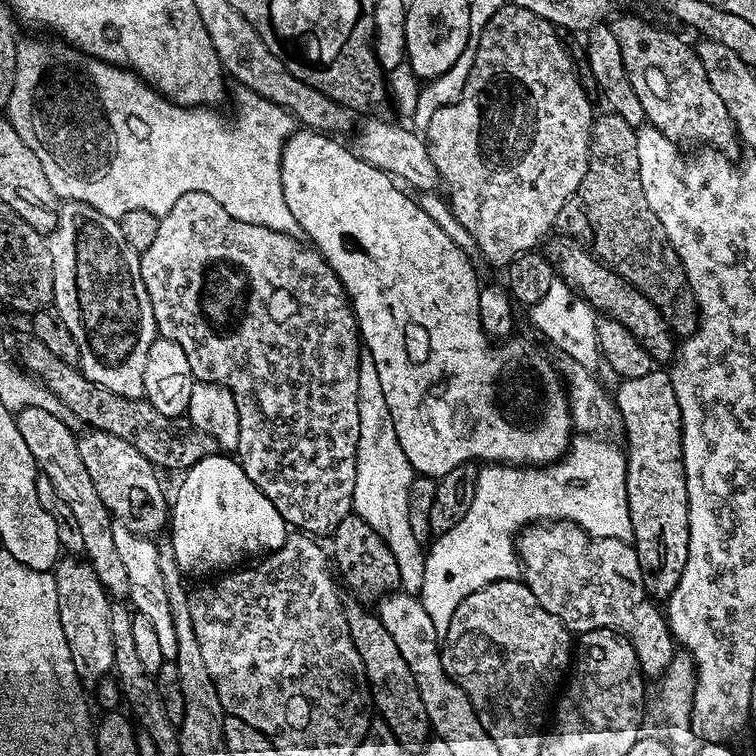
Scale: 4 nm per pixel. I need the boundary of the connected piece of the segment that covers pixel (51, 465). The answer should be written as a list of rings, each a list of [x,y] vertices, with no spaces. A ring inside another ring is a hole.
[[[24,408],[22,411],[15,413],[18,434],[22,434],[22,439],[26,442],[26,447],[30,449],[30,454],[34,454],[34,462],[37,469],[54,482],[54,490],[70,506],[70,514],[74,514],[74,519],[78,521],[78,530],[82,533],[82,546],[86,553],[86,559],[91,564],[94,574],[98,574],[98,582],[108,591],[109,597],[124,598],[128,595],[128,575],[126,566],[122,563],[122,557],[118,555],[118,546],[114,546],[114,530],[112,529],[114,520],[109,515],[108,508],[98,498],[98,490],[94,490],[94,482],[90,482],[90,474],[86,466],[82,466],[82,454],[78,454],[78,436],[72,433],[73,429],[65,424],[54,414],[49,411]]]

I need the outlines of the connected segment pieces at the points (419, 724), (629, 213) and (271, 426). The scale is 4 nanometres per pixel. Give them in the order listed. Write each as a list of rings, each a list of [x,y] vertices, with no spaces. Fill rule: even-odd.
[[[355,598],[343,601],[346,614],[346,626],[350,626],[350,638],[354,638],[354,646],[358,650],[358,658],[362,658],[364,676],[368,679],[368,690],[371,703],[378,711],[379,719],[388,723],[394,738],[402,742],[402,746],[416,750],[428,743],[430,725],[426,706],[422,706],[422,694],[418,694],[418,682],[414,682],[414,674],[410,674],[410,666],[402,659],[394,638],[382,626],[379,615],[375,611],[367,612],[365,605]]]
[[[605,111],[605,116],[597,115],[592,121],[592,141],[588,155],[588,169],[582,178],[575,199],[584,207],[584,220],[592,231],[591,251],[597,260],[617,272],[632,288],[637,288],[662,314],[669,328],[677,337],[687,338],[694,334],[700,324],[700,310],[696,307],[696,299],[692,293],[690,282],[686,278],[686,270],[674,250],[670,246],[670,238],[666,238],[666,230],[662,230],[662,222],[658,222],[658,214],[650,210],[650,202],[646,202],[646,194],[642,194],[642,178],[638,168],[637,129],[626,122],[626,118],[617,116],[615,112]]]
[[[191,192],[182,194],[178,202],[174,202],[165,216],[160,217],[158,234],[150,250],[140,253],[140,273],[146,286],[146,294],[150,294],[150,306],[154,310],[157,333],[165,340],[178,342],[182,346],[186,358],[190,361],[192,375],[197,381],[205,384],[220,384],[234,394],[234,402],[238,406],[238,446],[236,452],[246,470],[246,478],[274,502],[274,510],[282,514],[282,518],[293,529],[299,530],[313,538],[327,537],[336,529],[338,522],[352,512],[354,498],[354,482],[356,481],[356,451],[358,450],[358,370],[362,355],[360,330],[356,326],[356,317],[352,305],[344,294],[344,287],[334,274],[332,267],[324,261],[324,257],[315,247],[307,243],[299,244],[296,236],[287,236],[284,232],[275,232],[266,226],[254,226],[246,222],[238,222],[210,194]]]

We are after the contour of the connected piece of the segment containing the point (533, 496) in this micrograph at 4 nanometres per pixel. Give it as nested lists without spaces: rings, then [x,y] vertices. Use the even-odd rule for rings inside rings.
[[[573,435],[568,451],[547,466],[517,466],[492,462],[479,469],[476,493],[470,510],[452,530],[446,530],[431,541],[424,558],[422,590],[418,599],[426,614],[430,614],[430,622],[434,622],[434,634],[444,637],[446,630],[450,630],[454,610],[458,610],[461,602],[474,594],[474,590],[482,590],[482,586],[499,580],[521,579],[522,565],[518,559],[514,537],[533,522],[569,520],[591,536],[632,540],[632,519],[626,490],[628,462],[621,449],[619,452],[614,445],[607,444],[602,439],[604,438],[597,438],[595,435]]]

